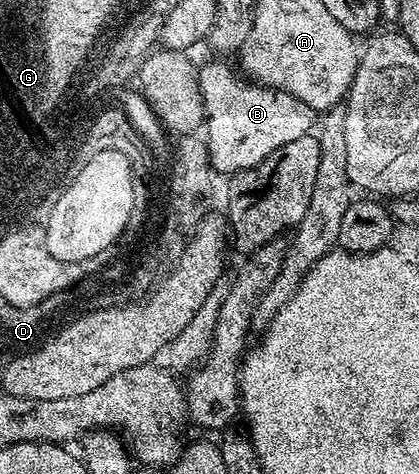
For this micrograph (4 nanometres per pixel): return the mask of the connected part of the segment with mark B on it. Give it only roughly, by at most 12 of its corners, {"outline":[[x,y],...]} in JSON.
{"outline":[[222,61],[198,83],[206,148],[230,175],[307,136],[315,110],[241,85]]}

